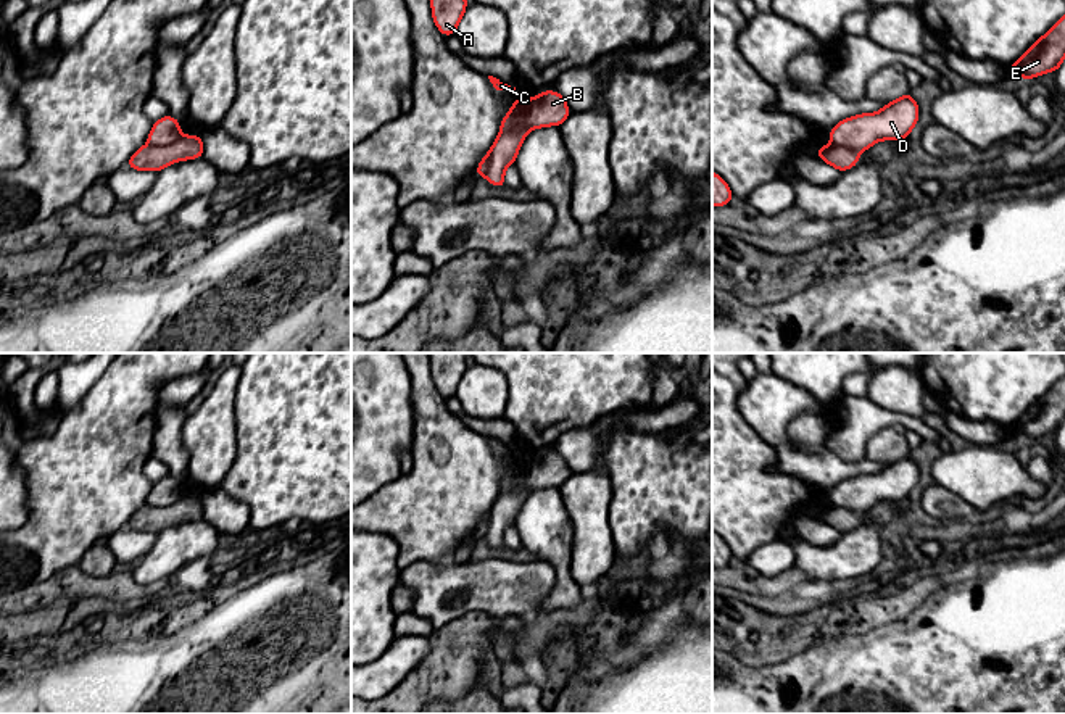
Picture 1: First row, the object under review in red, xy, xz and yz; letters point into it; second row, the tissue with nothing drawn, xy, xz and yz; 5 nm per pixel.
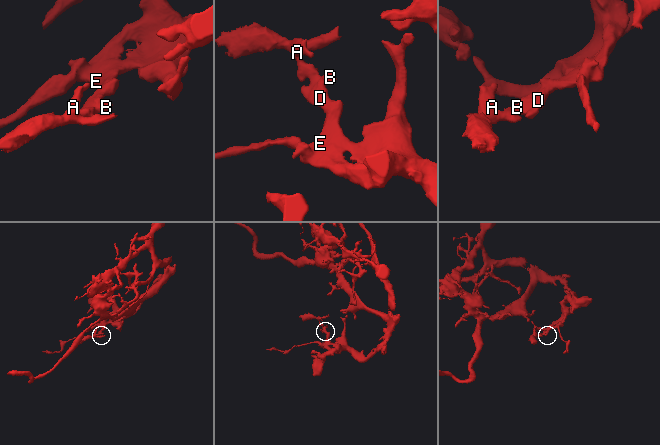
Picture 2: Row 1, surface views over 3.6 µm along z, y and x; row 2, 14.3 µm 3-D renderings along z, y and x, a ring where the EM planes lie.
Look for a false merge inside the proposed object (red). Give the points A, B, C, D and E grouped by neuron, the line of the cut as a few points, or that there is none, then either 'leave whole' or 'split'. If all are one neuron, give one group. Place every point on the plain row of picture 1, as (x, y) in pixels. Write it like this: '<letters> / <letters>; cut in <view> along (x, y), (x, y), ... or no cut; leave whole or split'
A B C / D E; cut in xy along (179, 495), (165, 506), (147, 505); split

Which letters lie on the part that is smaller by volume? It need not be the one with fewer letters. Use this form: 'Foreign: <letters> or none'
Foreign: A, B, C

